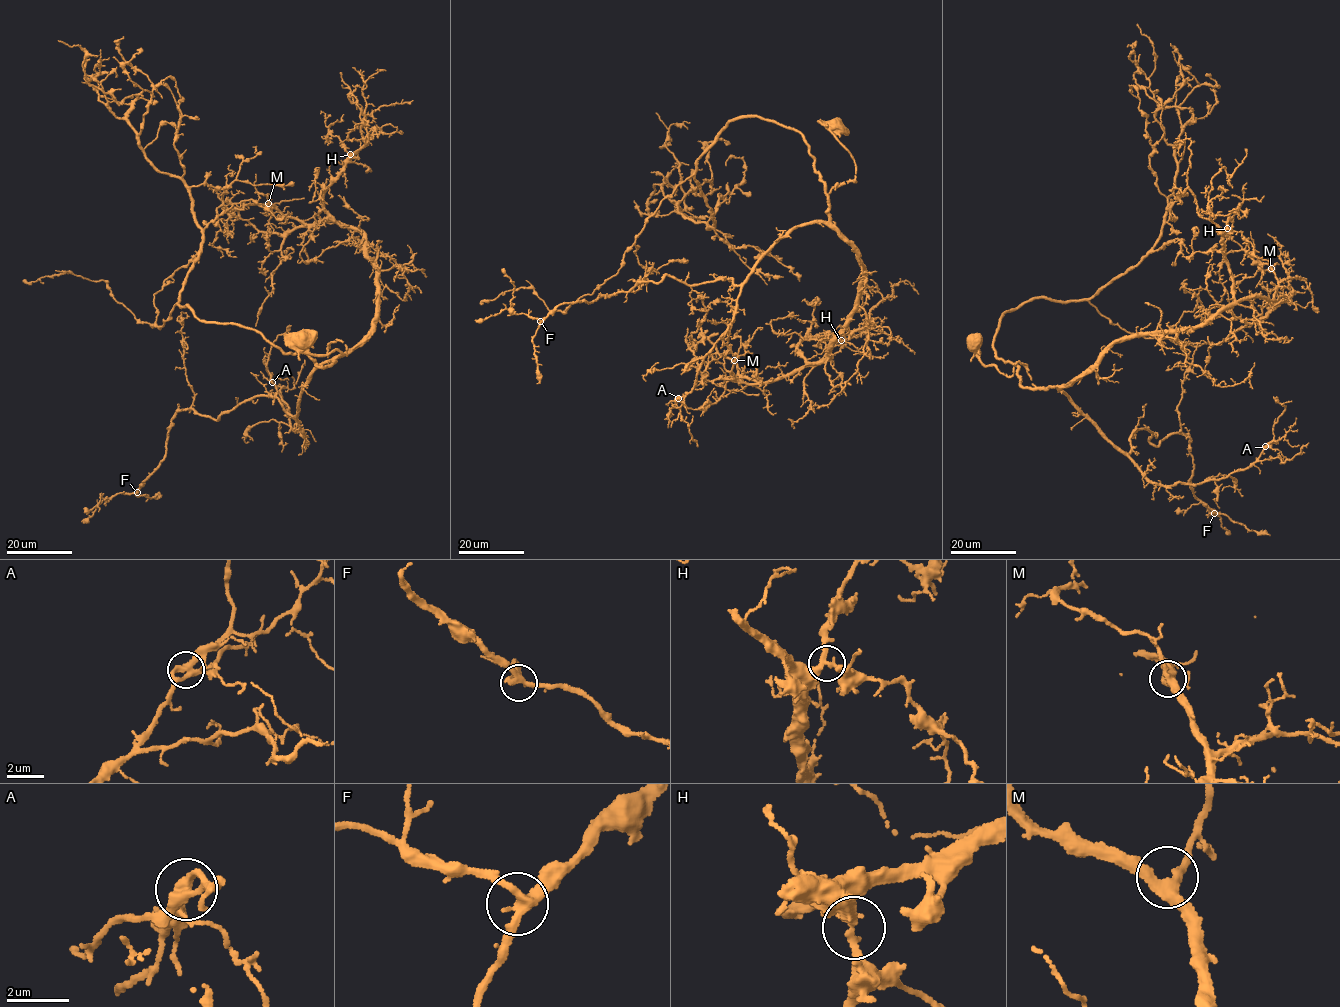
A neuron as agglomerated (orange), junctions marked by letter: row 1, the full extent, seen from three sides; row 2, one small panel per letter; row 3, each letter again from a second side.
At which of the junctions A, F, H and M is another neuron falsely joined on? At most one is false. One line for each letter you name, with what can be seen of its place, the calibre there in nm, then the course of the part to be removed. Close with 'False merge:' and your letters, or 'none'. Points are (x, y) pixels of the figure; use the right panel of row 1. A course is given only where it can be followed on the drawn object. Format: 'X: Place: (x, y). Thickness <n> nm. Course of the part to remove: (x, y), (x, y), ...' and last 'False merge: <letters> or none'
False merge: none

